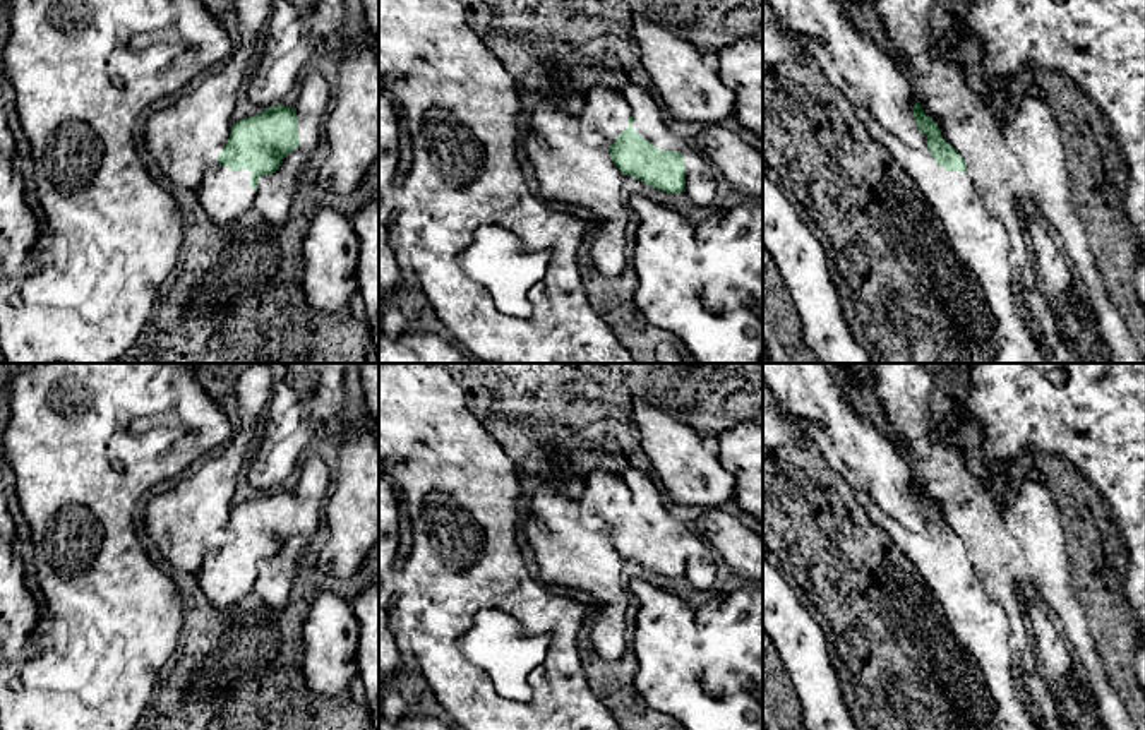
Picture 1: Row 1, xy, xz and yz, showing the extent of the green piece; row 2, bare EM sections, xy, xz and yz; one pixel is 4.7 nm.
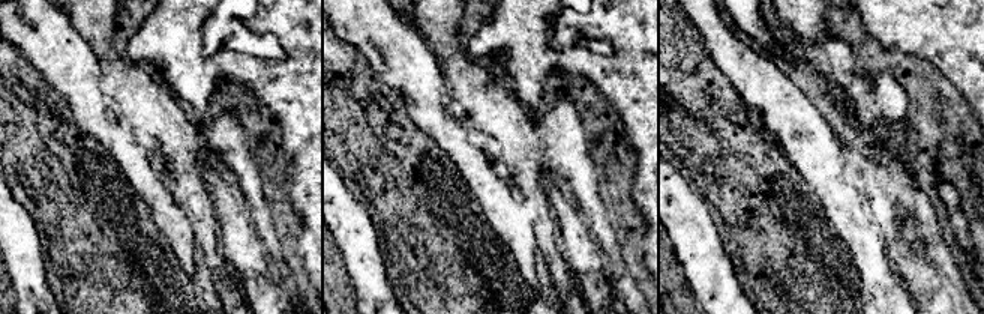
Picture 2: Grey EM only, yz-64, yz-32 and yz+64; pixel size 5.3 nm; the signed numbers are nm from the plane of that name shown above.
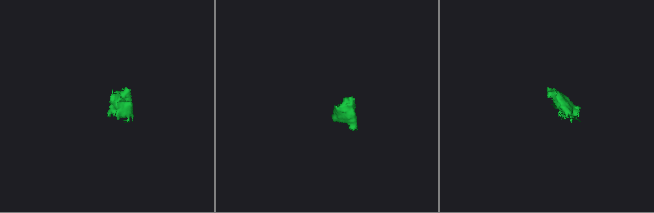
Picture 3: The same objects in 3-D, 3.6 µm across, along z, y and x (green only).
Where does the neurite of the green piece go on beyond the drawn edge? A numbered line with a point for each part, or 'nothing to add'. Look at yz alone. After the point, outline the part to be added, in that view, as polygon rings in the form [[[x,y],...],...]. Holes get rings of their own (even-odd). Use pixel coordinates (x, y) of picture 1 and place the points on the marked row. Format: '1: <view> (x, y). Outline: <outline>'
1: yz (883, 96). Outline: [[[763,0],[770,5],[785,31],[795,36],[814,57],[828,81],[854,105],[855,113],[878,142],[919,130],[914,106],[919,103],[914,86],[895,60],[867,34],[857,29],[836,0]]]

